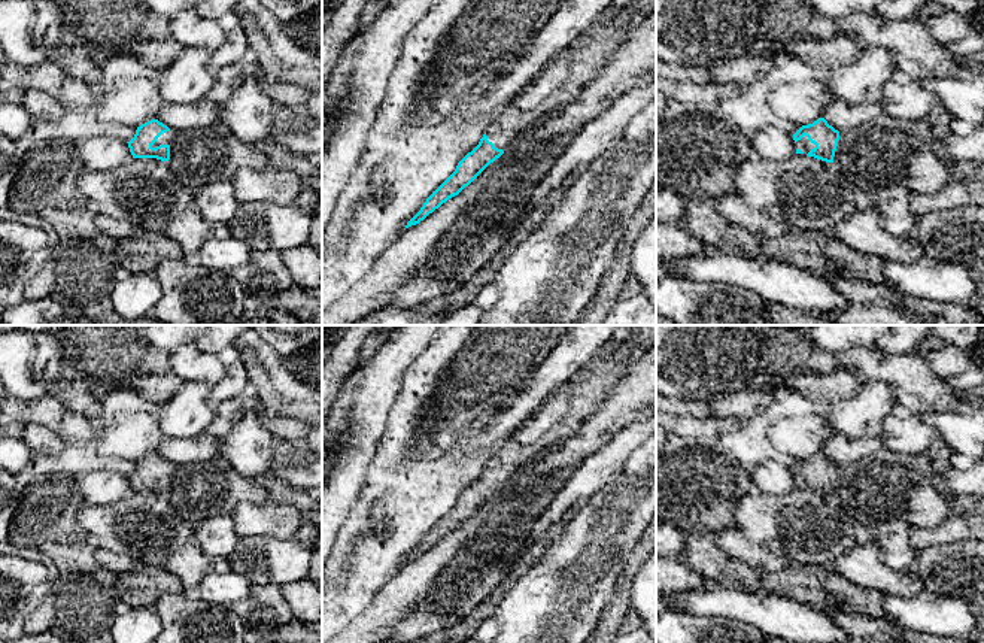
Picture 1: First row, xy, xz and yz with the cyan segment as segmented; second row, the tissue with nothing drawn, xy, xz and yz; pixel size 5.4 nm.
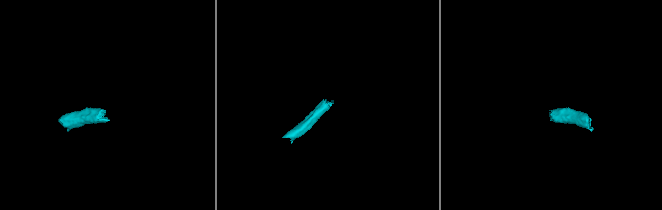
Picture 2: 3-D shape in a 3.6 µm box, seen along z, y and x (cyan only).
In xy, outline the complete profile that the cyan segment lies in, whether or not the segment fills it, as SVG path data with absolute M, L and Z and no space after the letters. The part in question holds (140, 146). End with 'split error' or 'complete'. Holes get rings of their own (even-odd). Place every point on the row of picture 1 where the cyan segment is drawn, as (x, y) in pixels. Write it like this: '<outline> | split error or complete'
M151 119L137 127L134 137L127 142L133 158L170 160L170 145L176 131L158 119Z | split error

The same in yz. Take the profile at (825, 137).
M819 118L813 124L802 125L795 134L796 154L807 154L817 160L833 163L839 140L839 131Z | split error

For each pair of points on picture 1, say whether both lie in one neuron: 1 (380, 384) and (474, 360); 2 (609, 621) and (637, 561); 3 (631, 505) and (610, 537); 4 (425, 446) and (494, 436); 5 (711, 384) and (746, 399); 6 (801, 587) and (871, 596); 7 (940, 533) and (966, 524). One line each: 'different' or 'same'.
1: different
2: same
3: same
4: different
5: different
6: same
7: same

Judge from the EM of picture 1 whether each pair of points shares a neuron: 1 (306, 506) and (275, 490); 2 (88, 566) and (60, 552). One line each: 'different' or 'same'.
1: same
2: same

